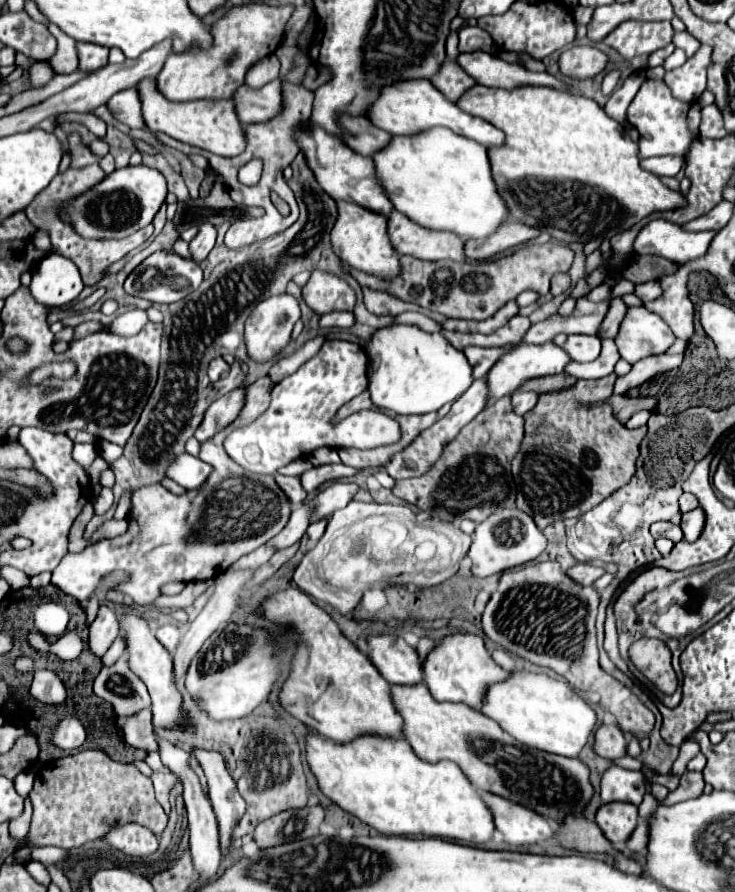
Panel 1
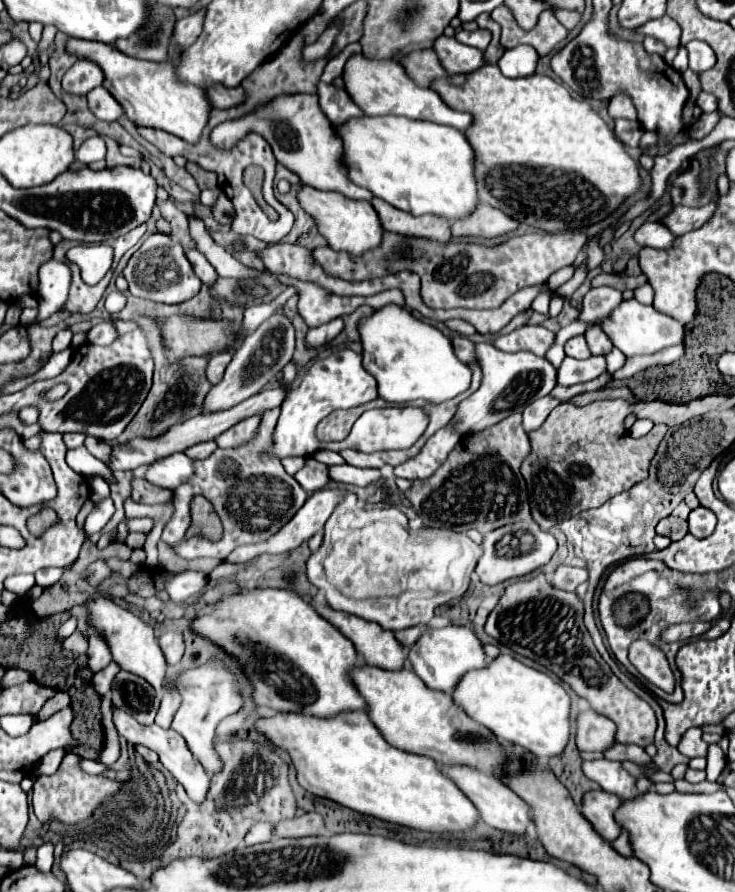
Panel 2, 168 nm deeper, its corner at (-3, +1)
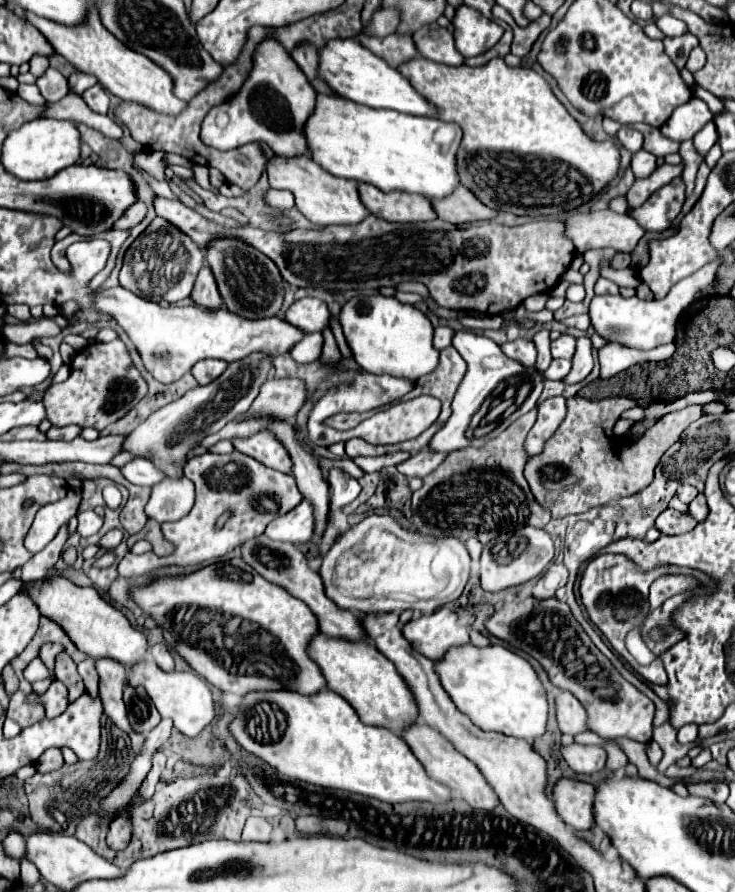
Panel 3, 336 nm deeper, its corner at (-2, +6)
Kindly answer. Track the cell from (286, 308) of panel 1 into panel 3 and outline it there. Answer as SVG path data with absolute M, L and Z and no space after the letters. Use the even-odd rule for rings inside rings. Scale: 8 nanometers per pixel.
M249 356L247 360L229 364L219 380L213 380L207 386L197 386L183 398L153 412L143 424L125 436L121 452L129 452L153 462L155 468L159 468L167 478L181 478L189 454L199 446L199 442L205 436L219 432L227 422L239 420L249 410L259 394L261 384L267 380L269 368L271 360L267 360L267 356Z

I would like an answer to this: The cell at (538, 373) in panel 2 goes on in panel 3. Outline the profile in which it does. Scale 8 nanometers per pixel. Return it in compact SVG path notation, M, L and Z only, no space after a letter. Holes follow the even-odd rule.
M459 330L453 336L453 346L467 362L467 374L455 392L451 418L431 438L427 446L431 452L443 452L443 454L469 446L481 448L487 438L497 436L519 416L535 408L543 390L543 376L535 368L523 368L521 364L515 364L511 358L503 356L501 348L493 340L485 336ZM479 410L483 410L481 416L477 416Z

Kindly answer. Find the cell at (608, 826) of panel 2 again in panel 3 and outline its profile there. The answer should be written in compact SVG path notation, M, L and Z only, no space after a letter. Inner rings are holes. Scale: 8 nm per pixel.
M559 778L551 790L555 812L571 830L593 828L593 796L595 790L591 784L573 778Z

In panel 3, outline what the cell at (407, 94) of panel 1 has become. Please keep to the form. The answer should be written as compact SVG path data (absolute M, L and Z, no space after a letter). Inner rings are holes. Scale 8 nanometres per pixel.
M331 40L319 50L317 78L329 86L331 92L353 100L369 108L389 108L413 116L435 116L435 108L415 92L407 78L403 78L395 68L385 64L383 58L371 54L357 40Z

